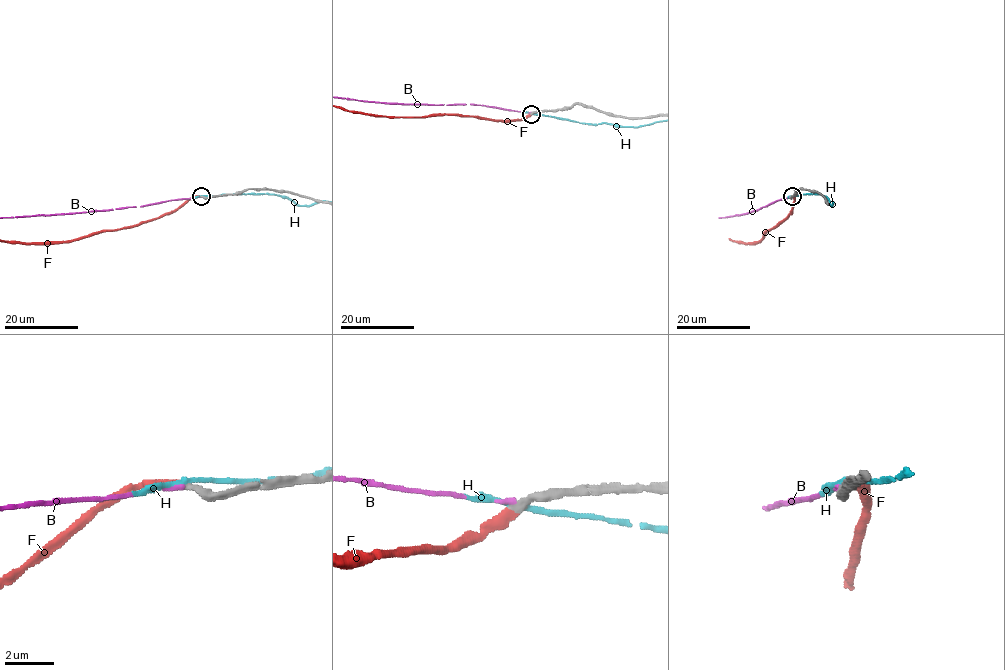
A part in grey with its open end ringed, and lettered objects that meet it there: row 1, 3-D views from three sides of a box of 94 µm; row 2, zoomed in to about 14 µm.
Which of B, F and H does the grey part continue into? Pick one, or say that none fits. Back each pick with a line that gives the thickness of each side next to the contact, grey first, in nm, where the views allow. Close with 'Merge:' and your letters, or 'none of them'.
F: 280 nm thick on the grey side, 360 nm on the other
Merge: F

